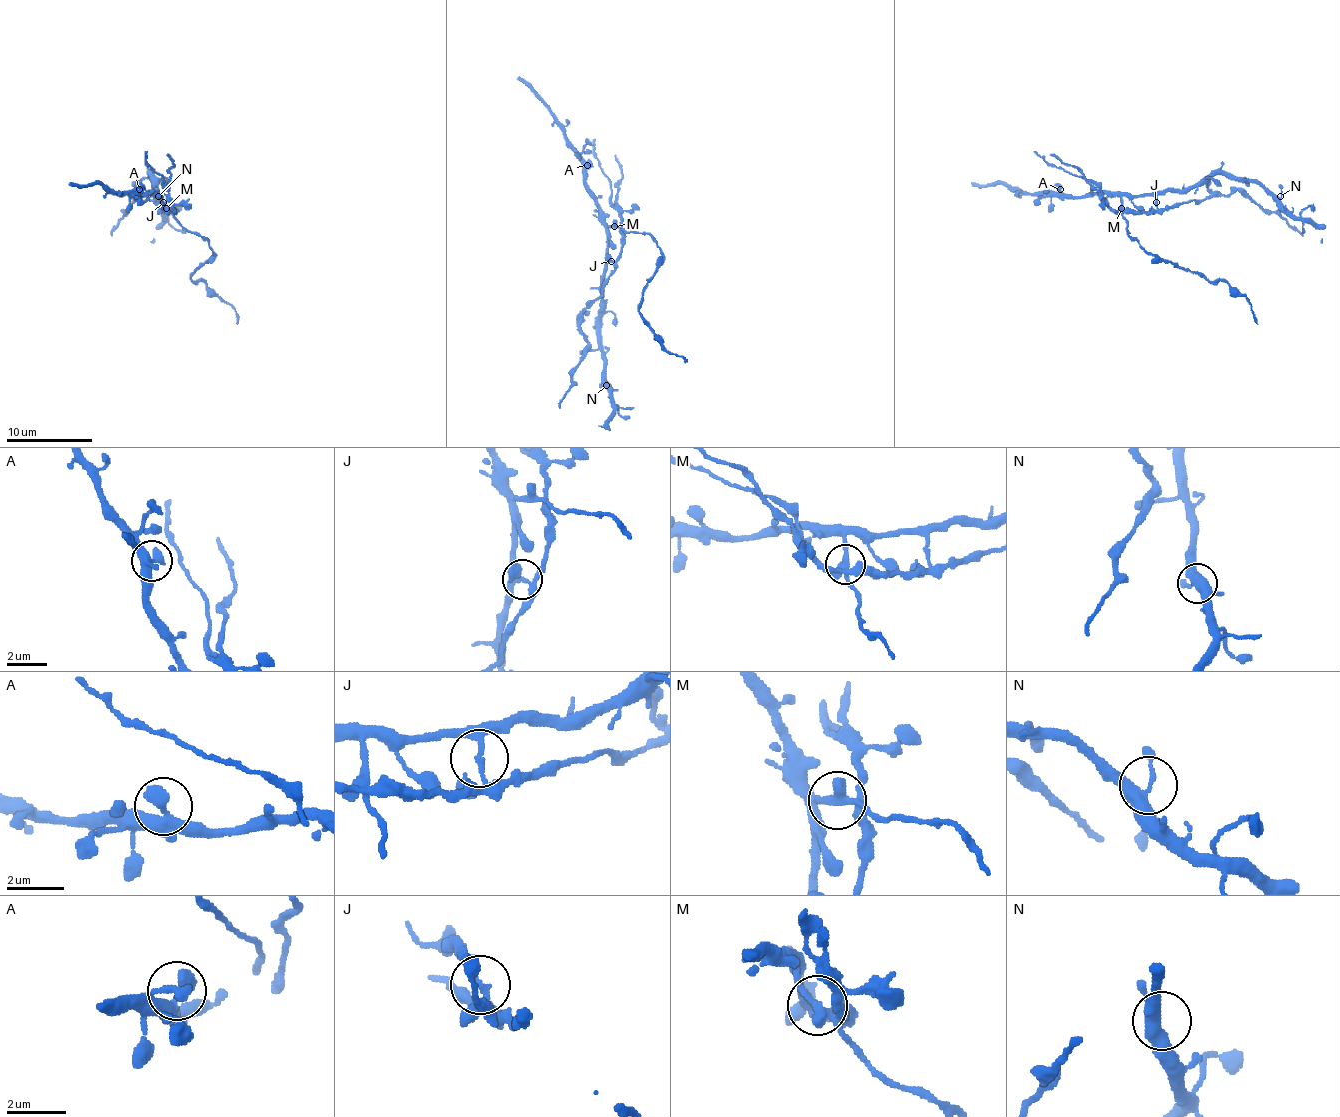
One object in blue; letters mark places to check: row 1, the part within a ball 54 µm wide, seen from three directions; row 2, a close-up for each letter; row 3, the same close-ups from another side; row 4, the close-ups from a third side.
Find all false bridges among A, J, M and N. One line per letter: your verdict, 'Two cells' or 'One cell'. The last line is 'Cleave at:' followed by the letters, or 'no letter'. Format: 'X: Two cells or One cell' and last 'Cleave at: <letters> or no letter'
A: One cell
J: Two cells
M: Two cells
N: One cell
Cleave at: J, M

